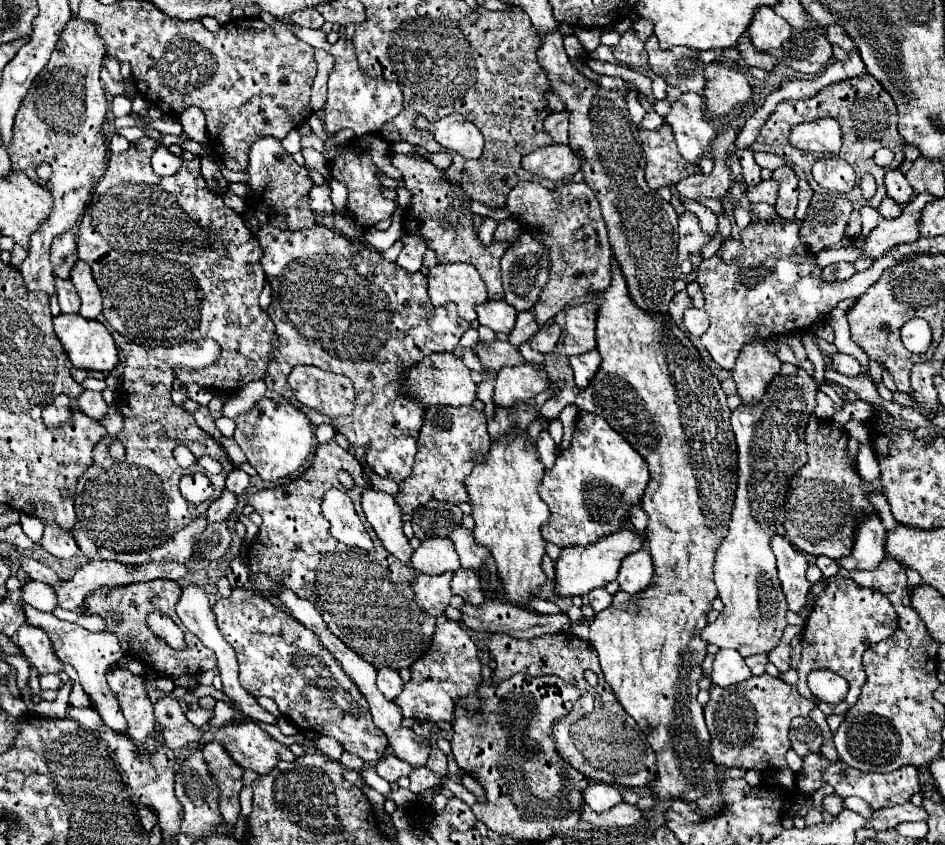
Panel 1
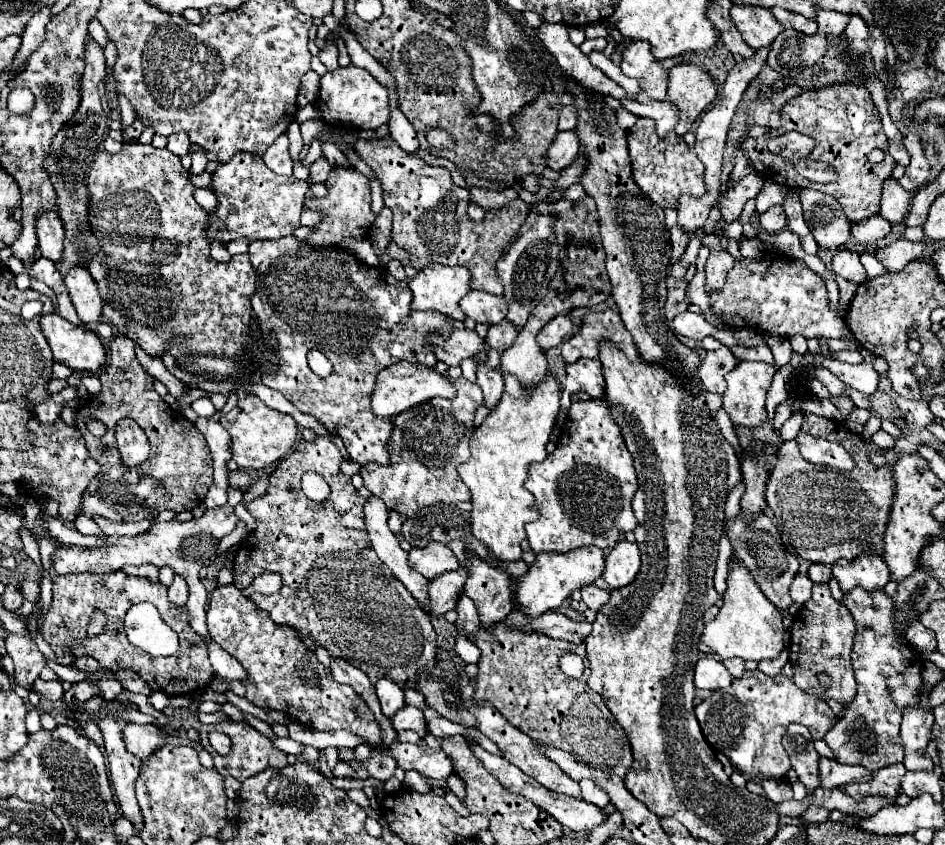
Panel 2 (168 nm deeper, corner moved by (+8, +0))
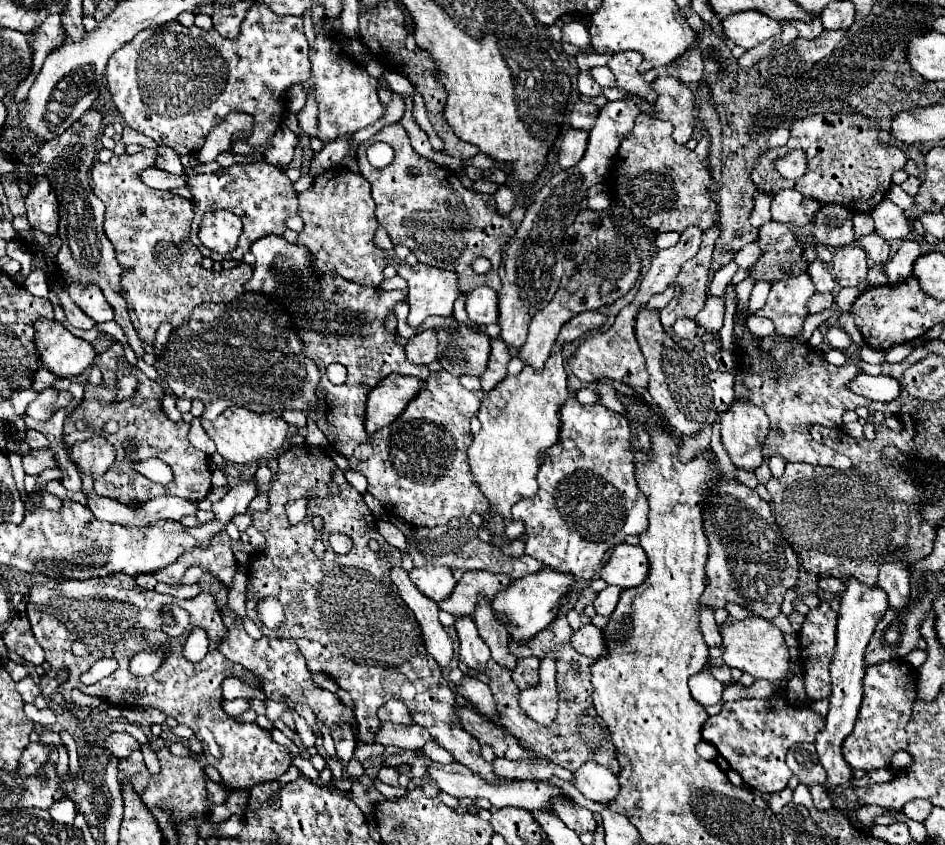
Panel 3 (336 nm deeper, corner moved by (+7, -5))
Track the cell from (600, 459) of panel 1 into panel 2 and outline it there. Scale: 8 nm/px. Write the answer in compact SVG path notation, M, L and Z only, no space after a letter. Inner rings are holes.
M590 399L590 401L574 401L570 405L568 419L562 427L560 443L552 455L548 455L542 463L532 463L526 487L536 497L538 521L526 525L528 543L534 553L550 551L550 553L568 553L580 547L598 547L612 549L620 537L628 531L634 531L638 521L632 513L632 497L638 489L632 455L624 445L624 437L614 417L610 415L608 401Z

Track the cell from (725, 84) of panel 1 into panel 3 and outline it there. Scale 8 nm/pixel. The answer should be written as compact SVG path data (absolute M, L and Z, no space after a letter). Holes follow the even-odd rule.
M659 76L651 86L657 92L657 102L653 104L657 118L669 120L675 126L675 142L685 144L697 126L697 102L693 90L673 76Z

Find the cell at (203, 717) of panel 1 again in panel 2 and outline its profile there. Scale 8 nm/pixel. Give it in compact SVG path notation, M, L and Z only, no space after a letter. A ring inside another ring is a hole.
M276 737L276 739L274 739L274 745L276 745L280 751L284 751L284 753L288 753L288 755L296 755L296 757L300 757L302 751L304 751L304 745L298 743L298 741L294 741L294 739Z

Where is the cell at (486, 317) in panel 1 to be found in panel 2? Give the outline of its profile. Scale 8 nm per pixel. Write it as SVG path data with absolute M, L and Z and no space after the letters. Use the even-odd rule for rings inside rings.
M470 291L460 299L462 311L474 319L476 323L496 325L498 321L506 319L506 301L504 297L486 293L486 291Z

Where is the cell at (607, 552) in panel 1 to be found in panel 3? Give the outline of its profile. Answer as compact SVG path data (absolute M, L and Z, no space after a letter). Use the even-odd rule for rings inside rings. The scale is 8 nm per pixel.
M543 566L537 574L527 574L521 580L513 580L505 590L497 592L493 598L493 610L509 624L507 630L513 640L529 640L557 618L561 598L575 586L575 582L577 578L569 578L569 574L557 574L557 570Z

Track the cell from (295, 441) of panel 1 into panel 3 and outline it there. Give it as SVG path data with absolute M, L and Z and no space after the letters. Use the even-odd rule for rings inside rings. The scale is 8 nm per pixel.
M231 406L217 420L209 422L201 418L201 422L209 438L217 444L217 452L229 464L239 464L239 466L245 466L251 462L267 464L271 458L277 458L283 452L285 448L283 444L289 434L289 424L283 418L275 414L257 414L257 412L245 410L243 406Z

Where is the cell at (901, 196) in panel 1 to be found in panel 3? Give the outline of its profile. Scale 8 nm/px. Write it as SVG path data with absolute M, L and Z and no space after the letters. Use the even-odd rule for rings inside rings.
M885 198L873 212L875 220L875 230L885 238L885 240L905 240L909 236L909 220L905 218L903 210L893 204L889 198Z

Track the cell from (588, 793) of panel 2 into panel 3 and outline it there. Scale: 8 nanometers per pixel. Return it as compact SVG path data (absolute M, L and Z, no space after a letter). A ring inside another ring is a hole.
M585 762L575 774L573 784L589 798L601 804L609 804L615 800L619 792L619 780L607 768L599 766L597 762Z

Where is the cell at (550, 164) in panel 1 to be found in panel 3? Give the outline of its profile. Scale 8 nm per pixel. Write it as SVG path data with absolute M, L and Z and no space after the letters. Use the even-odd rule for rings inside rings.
M571 128L563 136L563 142L561 142L561 148L559 148L559 166L563 170L575 166L583 158L585 148L587 148L587 132Z

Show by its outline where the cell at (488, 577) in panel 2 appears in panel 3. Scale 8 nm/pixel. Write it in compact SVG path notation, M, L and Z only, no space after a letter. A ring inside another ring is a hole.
M481 596L475 608L475 624L479 628L479 636L487 642L487 646L491 648L491 658L505 666L505 668L515 668L517 658L507 650L507 642L509 642L509 632L505 628L505 624L497 618L495 610L491 610L491 600Z

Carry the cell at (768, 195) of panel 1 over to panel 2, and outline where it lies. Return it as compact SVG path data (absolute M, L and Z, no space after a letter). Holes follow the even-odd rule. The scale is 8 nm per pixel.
M766 181L764 189L756 197L756 209L758 209L758 213L768 211L770 207L782 205L788 193L790 193L790 189L786 185L780 185L780 183L774 183L774 181Z

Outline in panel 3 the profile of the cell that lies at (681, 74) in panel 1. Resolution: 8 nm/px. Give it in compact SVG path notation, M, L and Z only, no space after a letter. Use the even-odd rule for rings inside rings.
M617 52L609 60L609 68L615 74L616 85L602 88L602 94L609 100L623 100L629 94L641 96L647 102L657 100L657 92L649 82L643 80L643 74L639 72L639 64L643 62L641 54L637 52Z

